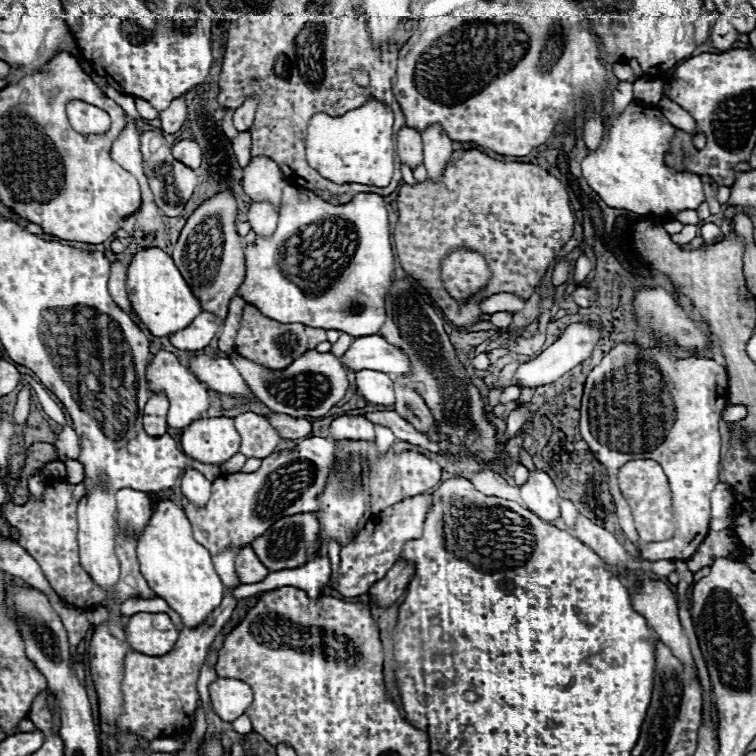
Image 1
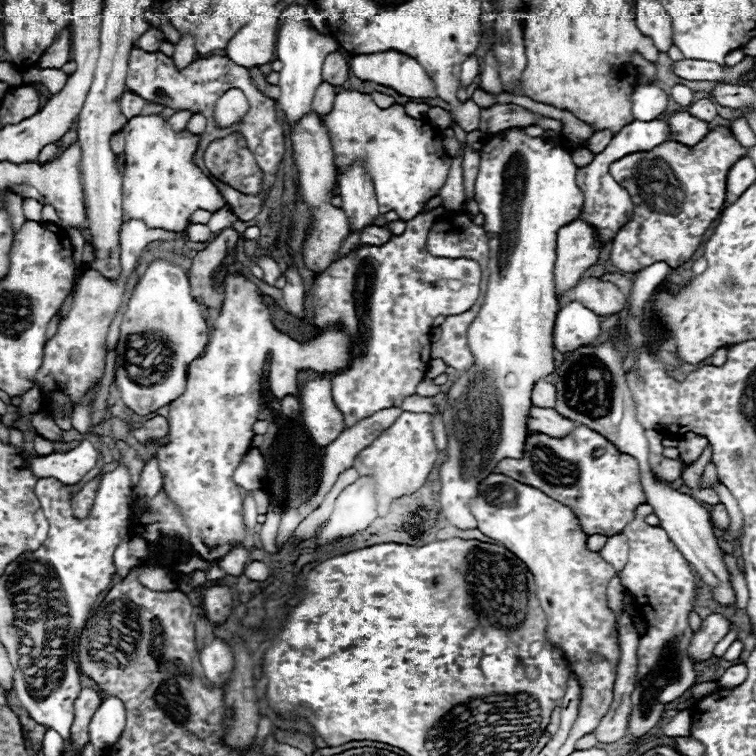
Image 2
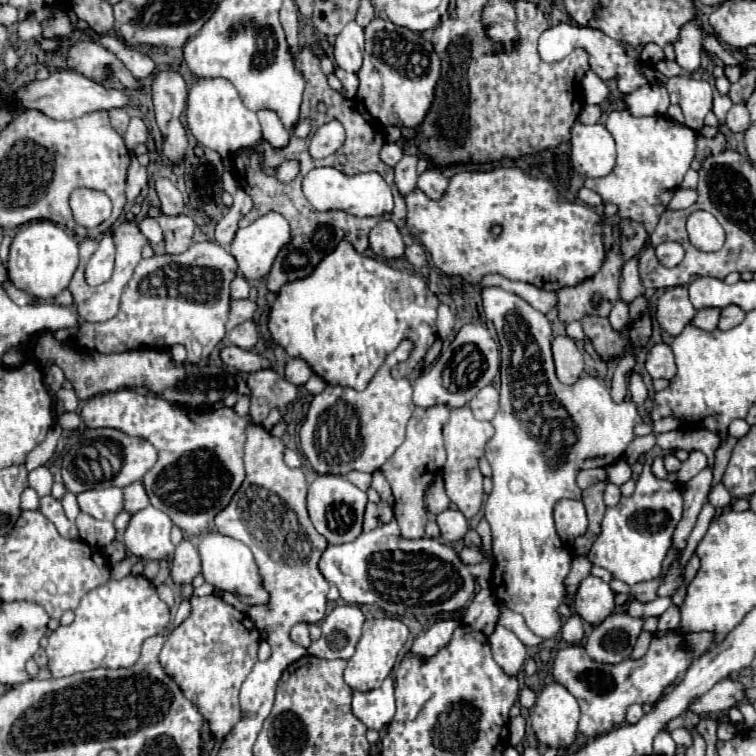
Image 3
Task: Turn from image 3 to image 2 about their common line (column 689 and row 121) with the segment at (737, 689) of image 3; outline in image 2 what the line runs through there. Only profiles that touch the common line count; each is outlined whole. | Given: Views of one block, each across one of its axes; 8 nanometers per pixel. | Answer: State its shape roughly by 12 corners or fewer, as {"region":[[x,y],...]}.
{"region":[[710,98],[692,102],[688,112],[692,116],[712,122],[716,102]]}

